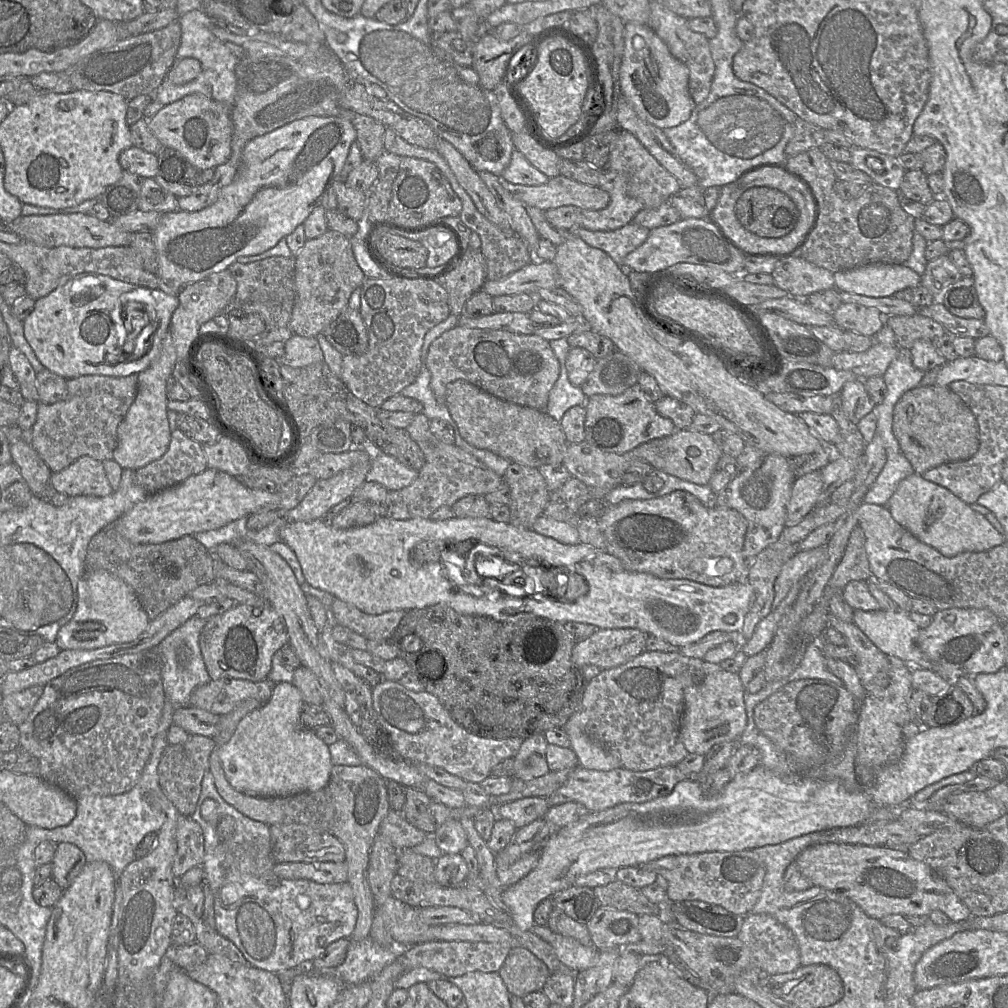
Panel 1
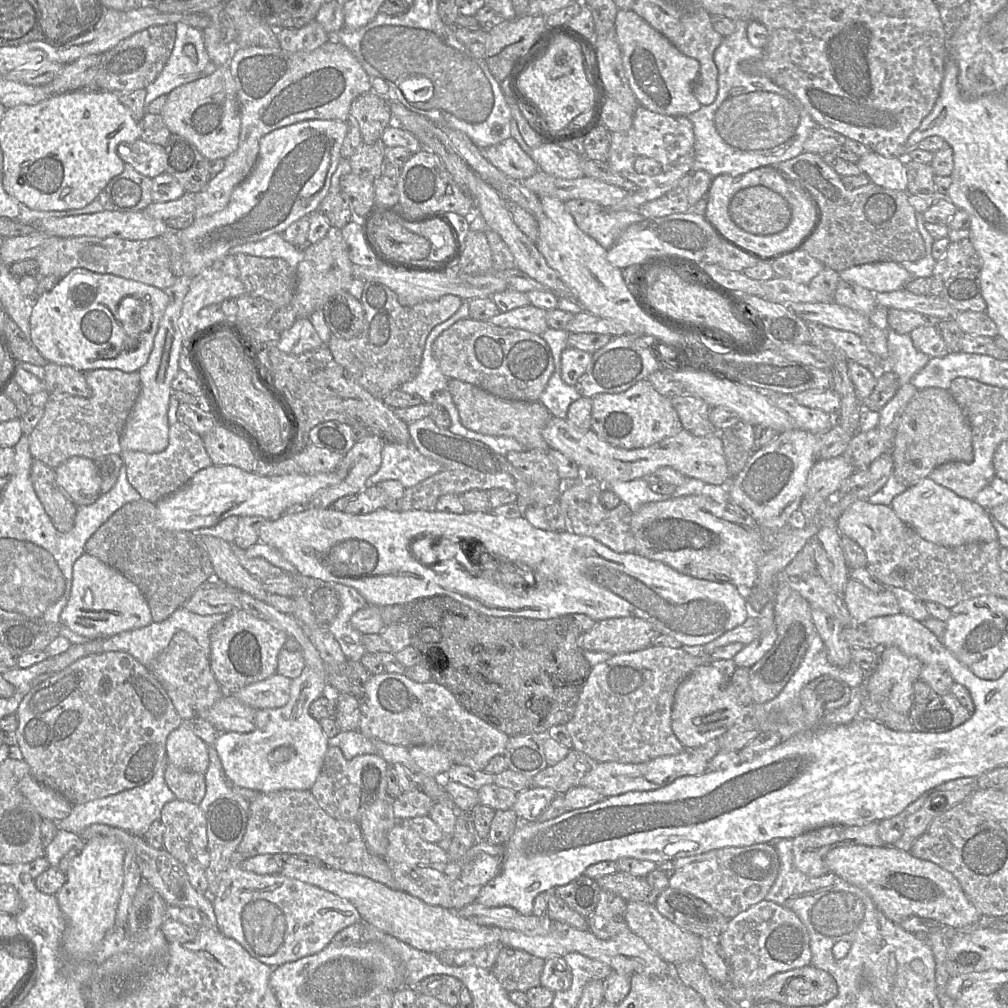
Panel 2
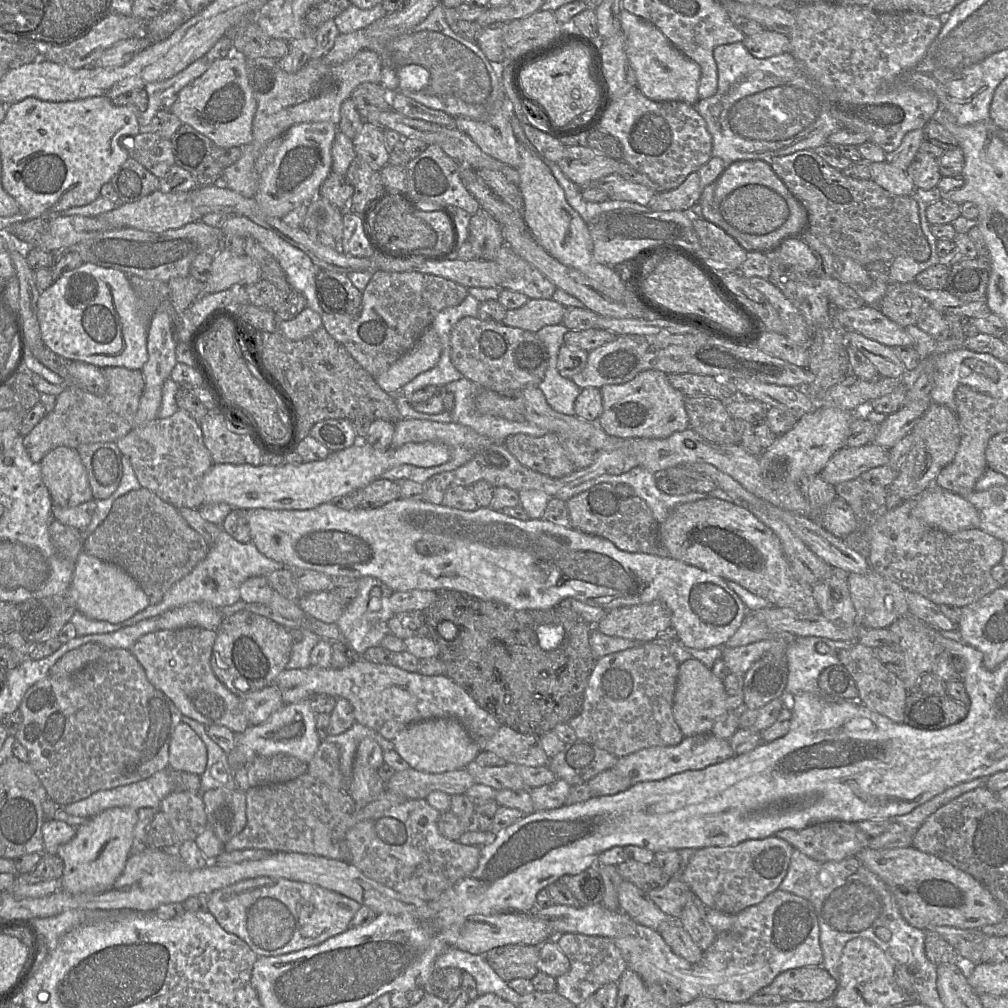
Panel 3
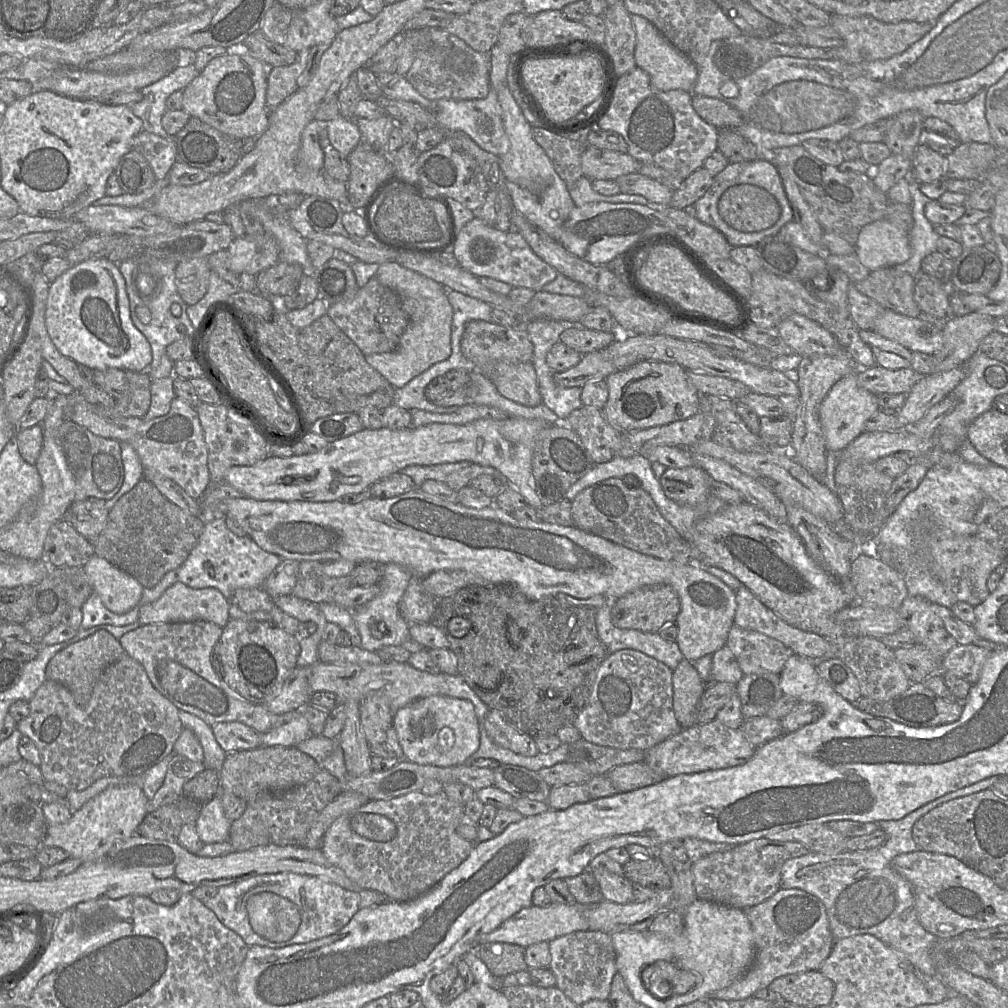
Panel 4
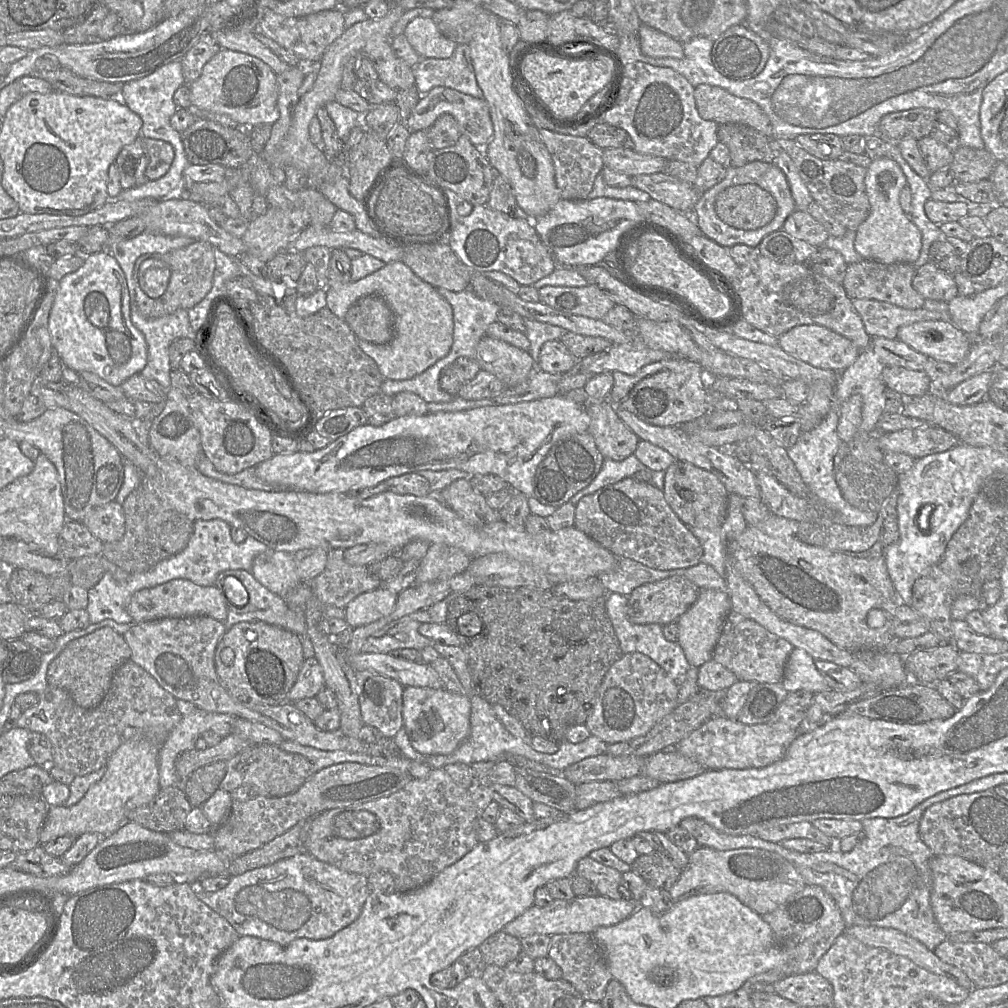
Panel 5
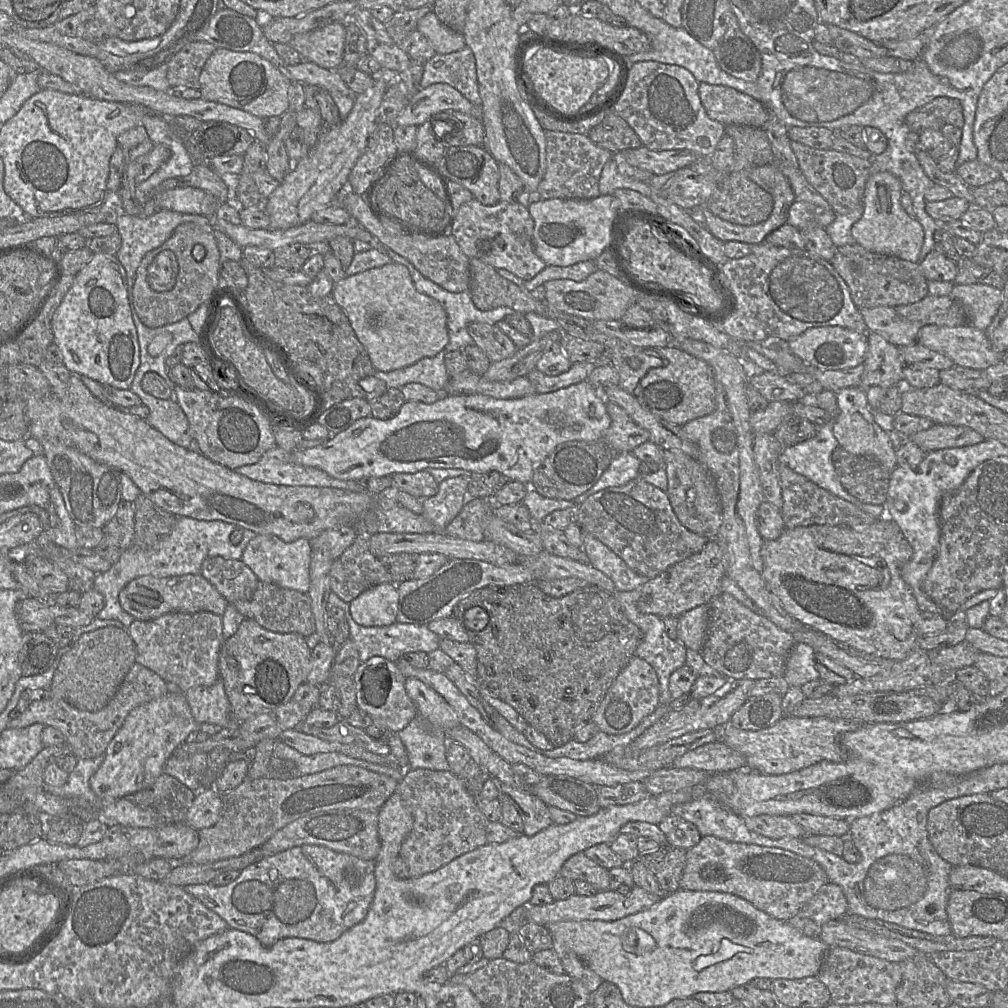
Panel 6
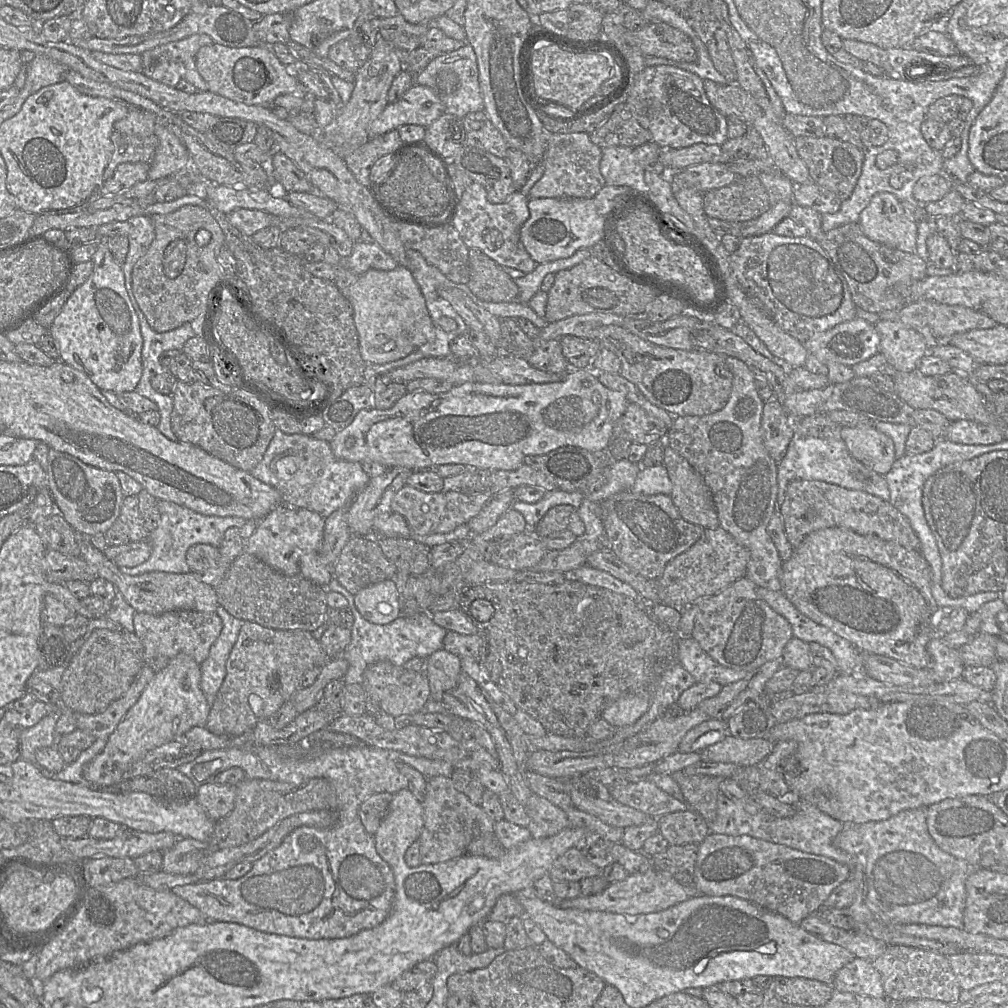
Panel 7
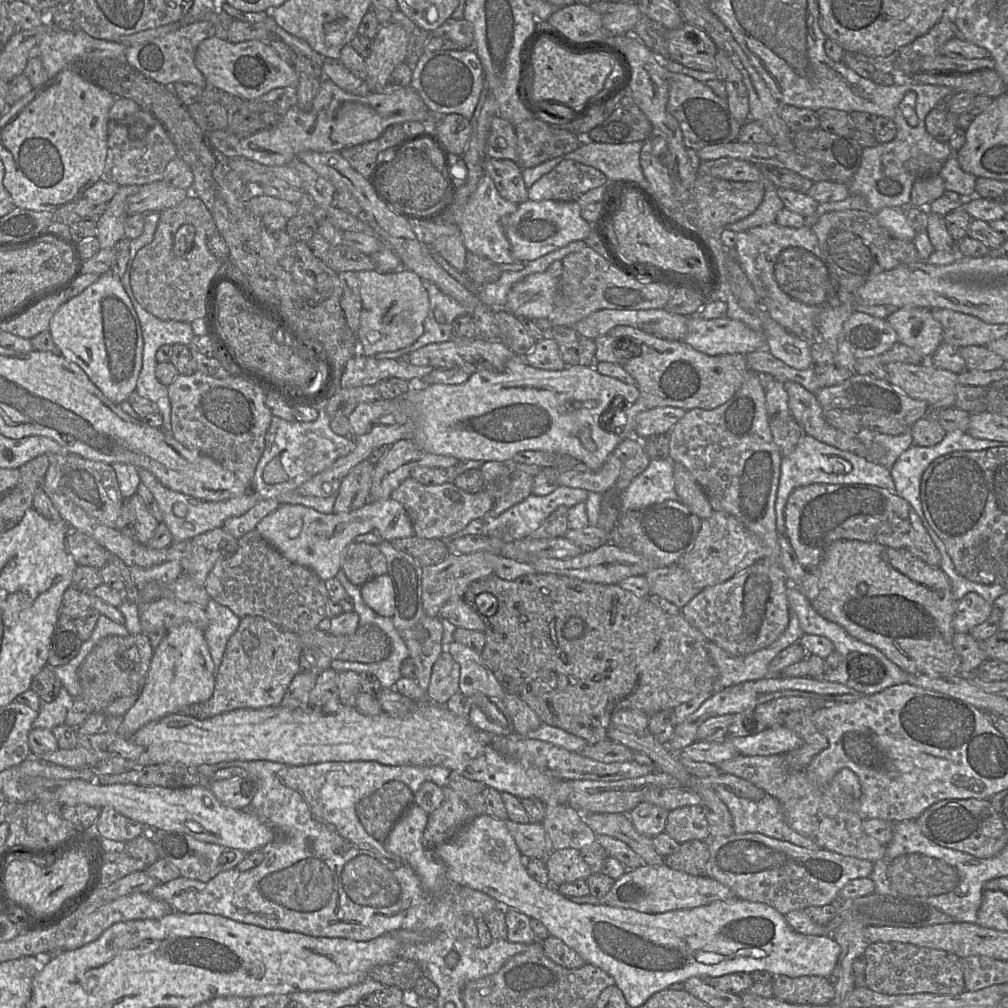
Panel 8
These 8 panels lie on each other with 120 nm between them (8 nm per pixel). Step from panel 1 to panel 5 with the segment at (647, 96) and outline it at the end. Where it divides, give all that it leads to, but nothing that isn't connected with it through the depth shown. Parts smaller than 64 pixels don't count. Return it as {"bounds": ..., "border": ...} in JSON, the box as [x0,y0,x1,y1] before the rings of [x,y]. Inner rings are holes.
{"bounds":[639,23,684,59],"border":[[[641,23],[639,40],[641,52],[646,56],[676,59],[684,57],[682,43],[647,24]]]}

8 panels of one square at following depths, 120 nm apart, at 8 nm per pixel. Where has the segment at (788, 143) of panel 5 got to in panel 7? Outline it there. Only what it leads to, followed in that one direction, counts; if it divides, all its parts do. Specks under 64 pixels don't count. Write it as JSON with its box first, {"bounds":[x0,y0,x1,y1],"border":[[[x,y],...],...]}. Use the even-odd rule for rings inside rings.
{"bounds":[794,135,864,201],"border":[[[826,135],[823,137],[801,136],[795,138],[794,143],[814,183],[833,193],[841,201],[850,197],[861,175],[864,162],[864,150],[851,143],[830,138]]]}

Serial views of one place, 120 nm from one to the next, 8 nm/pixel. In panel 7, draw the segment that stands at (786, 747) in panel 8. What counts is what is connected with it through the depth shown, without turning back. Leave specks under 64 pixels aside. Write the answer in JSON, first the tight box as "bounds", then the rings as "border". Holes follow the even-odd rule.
{"bounds":[700,734,774,766],"border":[[[728,734],[716,744],[703,749],[700,752],[701,761],[752,766],[767,757],[774,746],[767,737],[741,739]]]}

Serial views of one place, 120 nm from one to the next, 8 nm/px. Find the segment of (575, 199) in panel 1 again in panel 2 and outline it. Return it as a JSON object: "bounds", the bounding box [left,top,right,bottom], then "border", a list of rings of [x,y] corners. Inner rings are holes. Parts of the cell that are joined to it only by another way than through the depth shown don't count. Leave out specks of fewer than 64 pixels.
{"bounds":[519,170,628,208],"border":[[[538,170],[530,178],[519,180],[539,198],[550,196],[563,202],[572,199],[585,199],[610,208],[619,203],[628,194],[625,189],[605,183],[599,179],[583,176],[576,179],[564,179]]]}

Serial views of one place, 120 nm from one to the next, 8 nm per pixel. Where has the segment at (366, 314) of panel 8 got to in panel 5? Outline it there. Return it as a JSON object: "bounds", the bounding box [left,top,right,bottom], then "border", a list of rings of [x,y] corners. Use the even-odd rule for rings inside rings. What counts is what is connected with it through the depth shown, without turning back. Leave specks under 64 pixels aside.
{"bounds":[326,262,453,380],"border":[[[390,262],[381,269],[358,281],[350,281],[343,285],[326,287],[326,307],[338,318],[344,319],[348,309],[360,298],[376,294],[381,296],[394,316],[394,337],[384,345],[372,344],[364,340],[357,340],[360,349],[374,362],[381,375],[390,380],[407,380],[424,372],[439,359],[446,356],[453,343],[453,311],[451,305],[442,297],[431,284],[424,282],[403,262]]]}

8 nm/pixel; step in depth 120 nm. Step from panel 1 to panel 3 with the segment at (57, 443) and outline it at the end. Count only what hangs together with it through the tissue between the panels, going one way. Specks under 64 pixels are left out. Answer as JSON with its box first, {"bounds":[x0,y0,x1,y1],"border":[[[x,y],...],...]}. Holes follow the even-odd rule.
{"bounds":[23,367,144,464],"border":[[[105,367],[100,370],[107,383],[106,392],[102,396],[95,396],[76,386],[67,386],[56,396],[53,410],[23,437],[24,448],[34,463],[39,464],[48,452],[60,446],[76,450],[82,444],[116,443],[133,428],[144,390],[141,370],[123,367]]]}

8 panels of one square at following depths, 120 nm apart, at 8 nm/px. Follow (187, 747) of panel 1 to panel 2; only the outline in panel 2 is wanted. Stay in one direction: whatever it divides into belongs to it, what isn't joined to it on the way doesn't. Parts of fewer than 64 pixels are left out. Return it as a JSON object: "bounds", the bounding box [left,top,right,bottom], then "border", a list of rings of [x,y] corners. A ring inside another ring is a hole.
{"bounds":[164,763,205,805],"border":[[[167,763],[164,779],[176,799],[199,805],[205,796],[205,774],[184,771]]]}

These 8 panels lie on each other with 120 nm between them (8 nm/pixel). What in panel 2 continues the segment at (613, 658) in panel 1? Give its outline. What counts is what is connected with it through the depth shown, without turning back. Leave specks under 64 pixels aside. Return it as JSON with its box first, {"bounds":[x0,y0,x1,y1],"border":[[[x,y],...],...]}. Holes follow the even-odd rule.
{"bounds":[580,618,660,656],"border":[[[611,618],[597,622],[592,630],[583,633],[580,647],[583,651],[614,656],[645,649],[660,635],[655,625],[641,618]]]}

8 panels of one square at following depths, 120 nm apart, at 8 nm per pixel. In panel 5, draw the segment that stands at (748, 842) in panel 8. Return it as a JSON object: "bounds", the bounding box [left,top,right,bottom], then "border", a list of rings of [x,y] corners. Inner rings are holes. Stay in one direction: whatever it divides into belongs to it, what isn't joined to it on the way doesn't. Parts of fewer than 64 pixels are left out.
{"bounds":[668,847,806,916],"border":[[[698,847],[688,856],[687,865],[668,893],[674,903],[698,894],[727,892],[762,916],[774,911],[806,886],[794,865],[778,853],[758,848],[720,851]]]}

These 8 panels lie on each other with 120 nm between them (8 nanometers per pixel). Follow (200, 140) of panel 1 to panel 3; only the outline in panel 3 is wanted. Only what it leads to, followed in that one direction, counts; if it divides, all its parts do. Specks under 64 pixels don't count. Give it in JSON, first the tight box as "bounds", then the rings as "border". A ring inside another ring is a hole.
{"bounds":[170,58,257,149],"border":[[[221,58],[210,62],[205,73],[193,80],[177,93],[177,100],[170,108],[182,124],[188,124],[208,137],[216,145],[229,149],[242,147],[252,140],[252,122],[257,109],[256,100],[249,84],[246,71],[246,58]]]}

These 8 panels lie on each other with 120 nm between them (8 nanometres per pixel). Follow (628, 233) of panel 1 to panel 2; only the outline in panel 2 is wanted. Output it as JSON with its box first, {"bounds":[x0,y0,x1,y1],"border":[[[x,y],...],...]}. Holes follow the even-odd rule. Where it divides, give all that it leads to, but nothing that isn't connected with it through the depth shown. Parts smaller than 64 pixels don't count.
{"bounds":[572,210,644,250],"border":[[[607,210],[592,215],[572,214],[577,226],[595,239],[606,250],[610,249],[621,233],[630,225],[644,220],[638,211]]]}

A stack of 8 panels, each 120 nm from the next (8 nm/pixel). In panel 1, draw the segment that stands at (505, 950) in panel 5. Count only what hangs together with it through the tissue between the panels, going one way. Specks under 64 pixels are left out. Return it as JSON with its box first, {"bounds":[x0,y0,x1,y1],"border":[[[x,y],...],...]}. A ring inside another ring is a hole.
{"bounds":[498,946,551,998],"border":[[[522,946],[511,949],[498,973],[509,994],[521,998],[542,991],[551,975],[546,964]]]}

